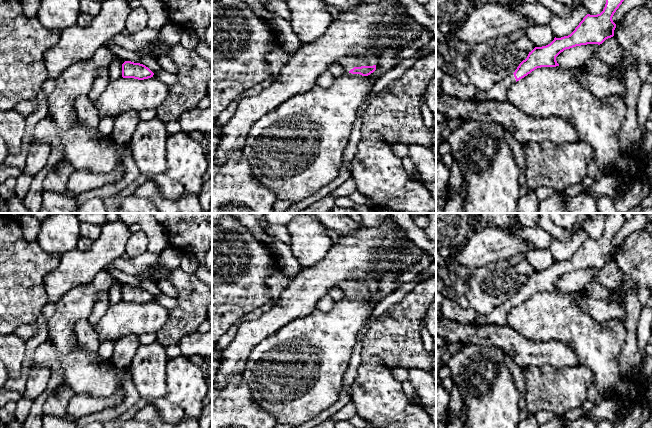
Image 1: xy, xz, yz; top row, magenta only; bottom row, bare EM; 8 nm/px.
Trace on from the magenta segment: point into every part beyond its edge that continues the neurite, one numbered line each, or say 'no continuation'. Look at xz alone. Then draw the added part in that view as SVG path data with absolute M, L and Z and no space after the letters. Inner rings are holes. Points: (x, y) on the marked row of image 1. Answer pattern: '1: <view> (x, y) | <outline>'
1: xz (347, 63) | M369 55L366 59L360 59L356 56L346 56L339 60L339 64L345 71L349 72L354 67L376 65L377 61L372 55Z

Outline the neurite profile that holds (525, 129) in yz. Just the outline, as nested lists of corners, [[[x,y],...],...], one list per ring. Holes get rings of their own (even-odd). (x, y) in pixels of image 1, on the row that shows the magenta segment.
[[[436,93],[436,111],[442,113],[446,119],[501,124],[522,145],[547,140],[558,144],[580,141],[577,131],[566,119],[556,116],[530,117],[508,100],[479,101],[475,98],[470,101],[460,101],[445,93]]]

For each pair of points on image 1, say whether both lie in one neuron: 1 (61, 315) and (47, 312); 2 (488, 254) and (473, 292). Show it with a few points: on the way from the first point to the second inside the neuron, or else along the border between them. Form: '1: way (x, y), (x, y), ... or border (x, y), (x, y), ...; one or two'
1: border (55, 303), (55, 312), (47, 321); two
2: border (507, 259), (499, 259), (476, 267), (460, 265); two

